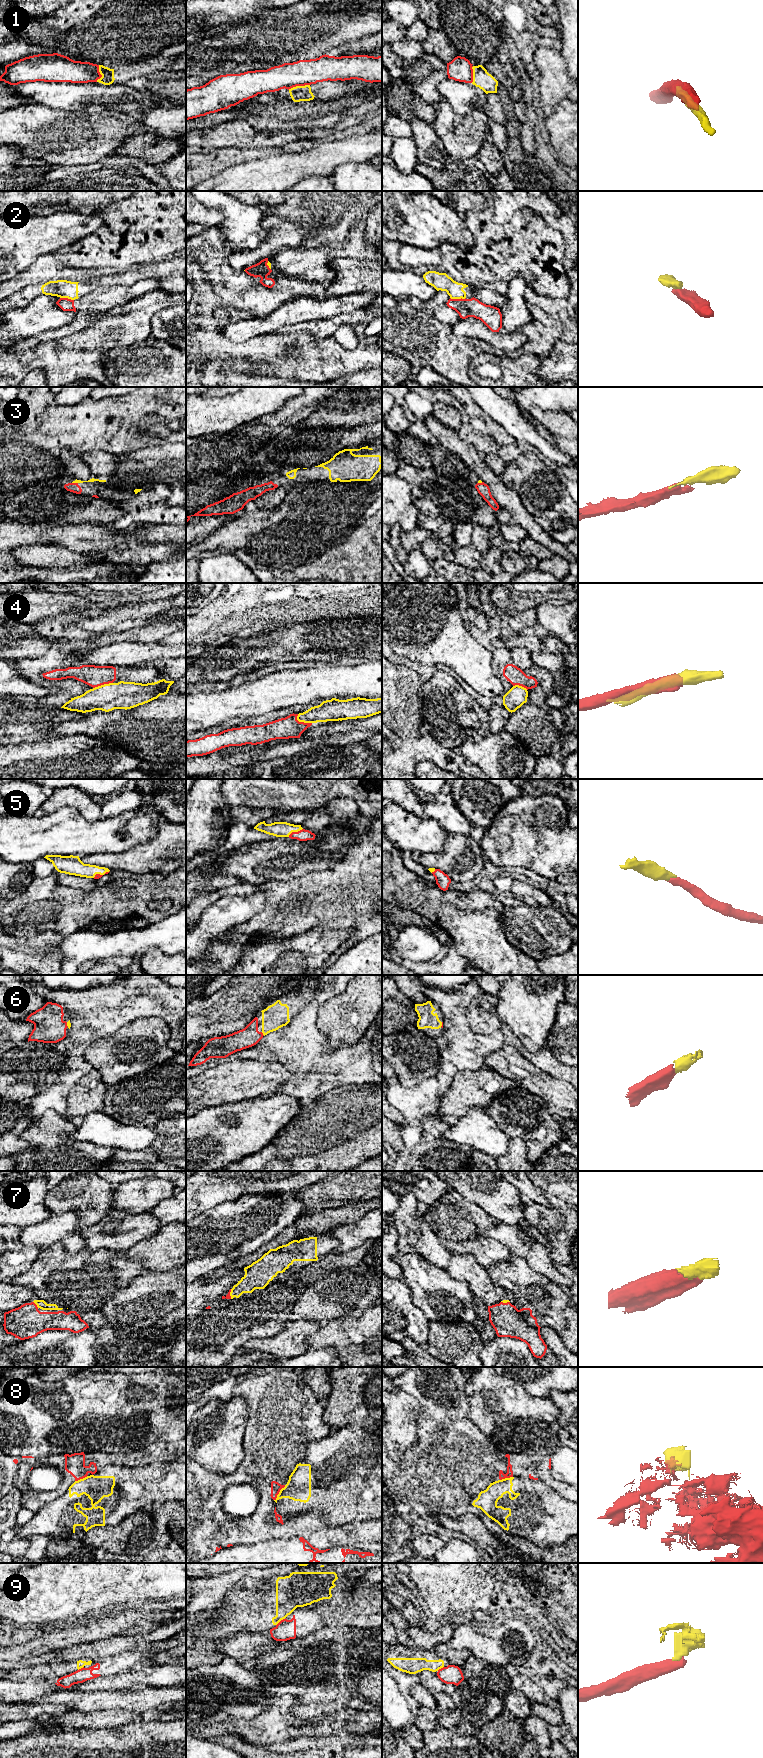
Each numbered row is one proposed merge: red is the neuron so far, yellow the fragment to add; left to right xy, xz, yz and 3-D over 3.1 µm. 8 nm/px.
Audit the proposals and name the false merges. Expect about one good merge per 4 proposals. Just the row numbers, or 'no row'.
1, 2, 4, 8, 9

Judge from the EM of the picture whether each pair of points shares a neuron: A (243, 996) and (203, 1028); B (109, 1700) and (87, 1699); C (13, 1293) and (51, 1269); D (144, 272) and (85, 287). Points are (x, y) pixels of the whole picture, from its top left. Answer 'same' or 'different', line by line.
A: same
B: same
C: different
D: same

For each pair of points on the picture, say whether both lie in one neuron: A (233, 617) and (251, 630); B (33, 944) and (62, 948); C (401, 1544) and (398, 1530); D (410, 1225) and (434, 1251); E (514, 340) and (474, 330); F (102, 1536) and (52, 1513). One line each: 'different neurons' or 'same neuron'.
A: same neuron
B: same neuron
C: same neuron
D: same neuron
E: same neuron
F: different neurons

